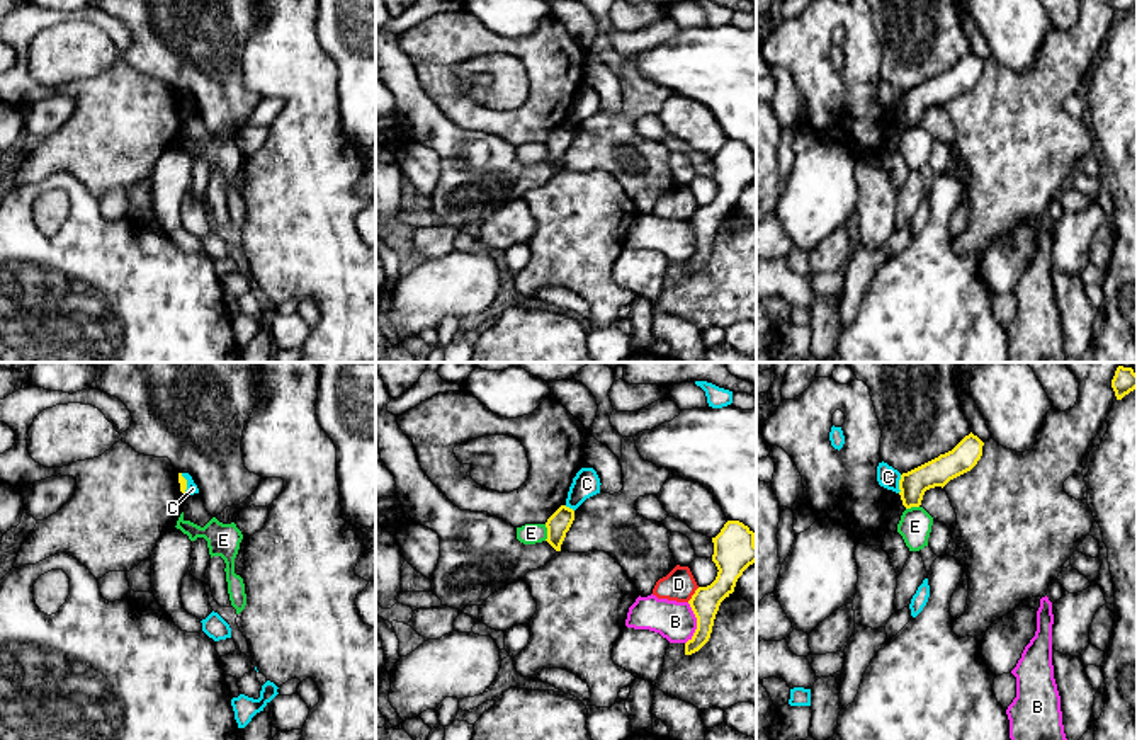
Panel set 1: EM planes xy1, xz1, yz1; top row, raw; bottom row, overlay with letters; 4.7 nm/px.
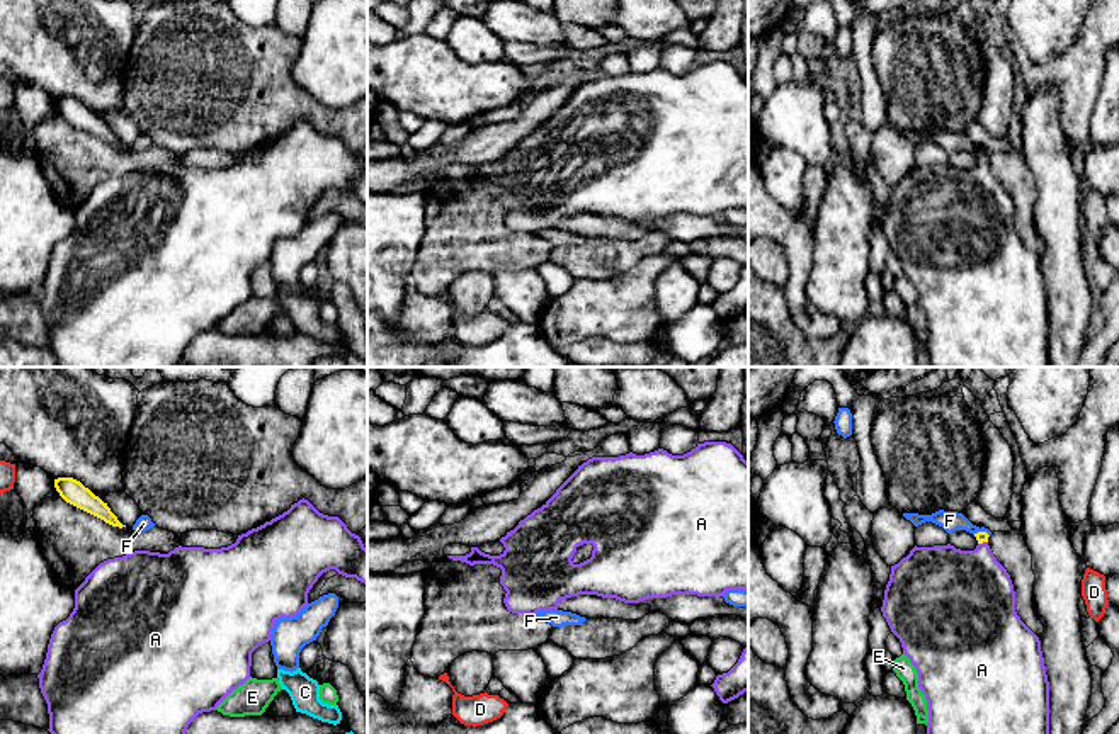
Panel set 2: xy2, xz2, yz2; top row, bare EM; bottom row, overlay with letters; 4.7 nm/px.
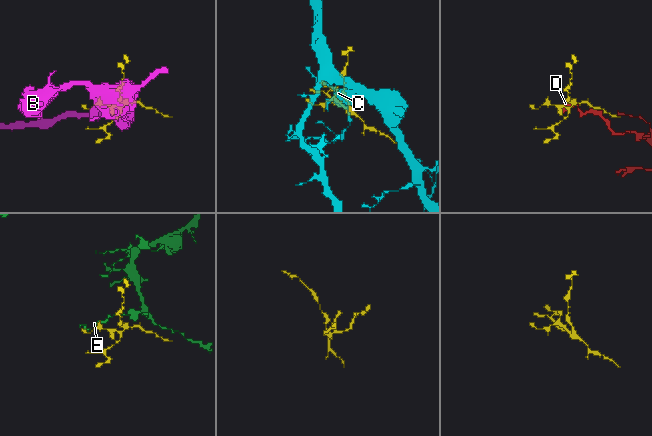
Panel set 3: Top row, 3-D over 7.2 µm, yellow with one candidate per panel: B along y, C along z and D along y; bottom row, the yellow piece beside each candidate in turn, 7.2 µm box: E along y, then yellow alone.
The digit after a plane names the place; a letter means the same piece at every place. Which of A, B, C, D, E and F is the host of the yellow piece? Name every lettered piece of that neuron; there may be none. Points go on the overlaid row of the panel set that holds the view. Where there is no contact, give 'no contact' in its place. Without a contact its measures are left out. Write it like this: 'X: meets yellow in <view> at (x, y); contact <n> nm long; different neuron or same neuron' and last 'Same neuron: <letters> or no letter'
A: meets yellow in yz2 at (982, 542); contact 50 nm long; same neuron
B: meets yellow in xz1 at (697, 623); contact 200 nm long; different neuron
C: meets yellow in yz1 at (899, 483); contact 90 nm long; different neuron
D: meets yellow in xz1 at (694, 594); contact 90 nm long; different neuron
E: meets yellow in xz1 at (548, 533); contact 80 nm long; different neuron
F: meets yellow in yz2 at (982, 532); contact 80 nm long; different neuron
Same neuron: A

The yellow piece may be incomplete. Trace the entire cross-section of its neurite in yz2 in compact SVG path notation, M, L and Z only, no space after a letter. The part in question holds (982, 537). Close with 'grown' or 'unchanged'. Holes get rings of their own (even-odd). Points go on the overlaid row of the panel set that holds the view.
M978 532L974 537L974 550L961 550L951 544L915 545L891 566L884 590L883 617L915 666L918 688L927 700L927 734L1049 734L1049 681L1041 641L1015 612L1010 574L993 556L990 535Z; grown

